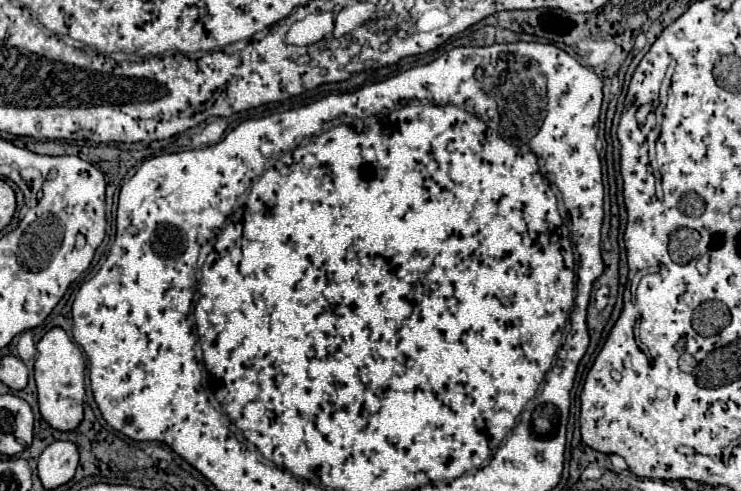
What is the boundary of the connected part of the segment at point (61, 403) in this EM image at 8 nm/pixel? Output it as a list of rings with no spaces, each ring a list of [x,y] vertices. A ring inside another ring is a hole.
[[[60,327],[50,329],[40,339],[36,349],[38,349],[38,357],[34,365],[34,377],[36,377],[36,387],[38,387],[40,413],[50,427],[58,431],[74,431],[84,419],[84,391],[86,391],[84,355],[78,349],[78,345],[72,343],[66,331]]]

